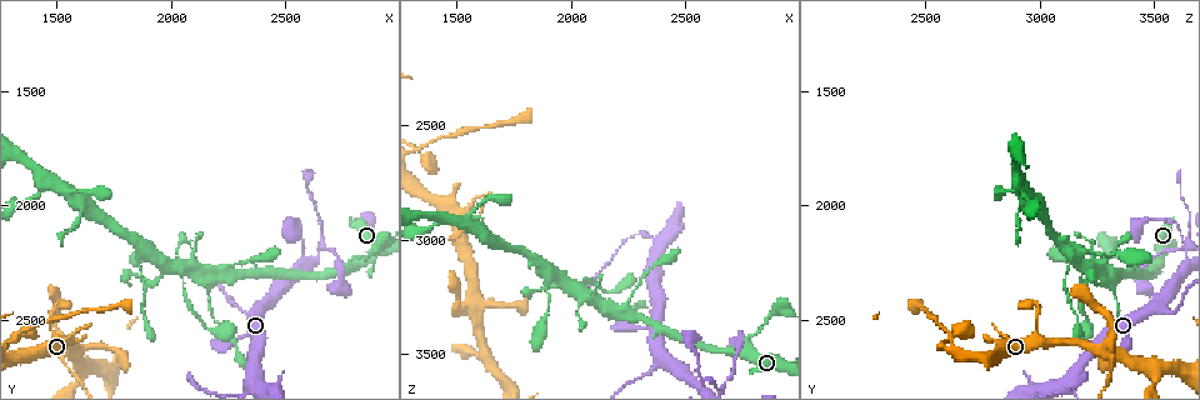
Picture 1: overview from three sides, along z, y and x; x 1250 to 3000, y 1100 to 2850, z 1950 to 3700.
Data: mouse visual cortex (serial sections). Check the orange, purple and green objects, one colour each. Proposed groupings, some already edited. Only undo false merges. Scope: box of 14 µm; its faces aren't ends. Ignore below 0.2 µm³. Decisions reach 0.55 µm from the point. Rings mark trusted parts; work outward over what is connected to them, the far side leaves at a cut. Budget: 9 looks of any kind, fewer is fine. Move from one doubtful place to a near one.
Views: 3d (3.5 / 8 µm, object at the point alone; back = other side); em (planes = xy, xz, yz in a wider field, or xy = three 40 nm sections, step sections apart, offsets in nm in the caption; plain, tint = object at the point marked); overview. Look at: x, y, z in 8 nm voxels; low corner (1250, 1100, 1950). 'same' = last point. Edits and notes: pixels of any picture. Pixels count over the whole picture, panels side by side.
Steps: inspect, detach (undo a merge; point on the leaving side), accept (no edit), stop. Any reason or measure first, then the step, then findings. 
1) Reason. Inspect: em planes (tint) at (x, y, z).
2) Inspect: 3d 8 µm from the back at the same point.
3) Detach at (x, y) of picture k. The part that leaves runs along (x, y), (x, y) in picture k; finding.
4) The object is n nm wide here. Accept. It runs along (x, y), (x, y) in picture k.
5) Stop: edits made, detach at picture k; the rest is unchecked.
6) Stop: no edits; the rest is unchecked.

Inspect: 3d 3.5 µm at (1540, 2610, 3290).

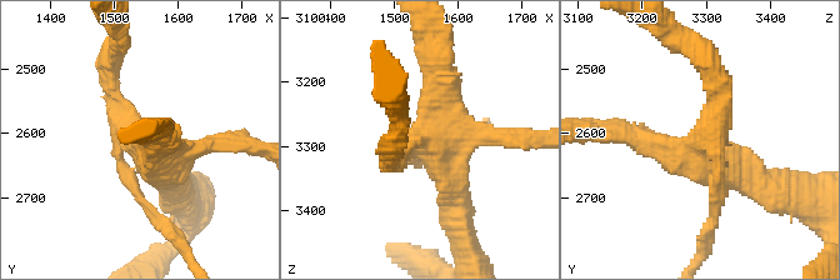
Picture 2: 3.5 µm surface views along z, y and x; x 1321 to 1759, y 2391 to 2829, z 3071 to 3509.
Shape alone is not enough. Inspect: em xy step 2 (tint) at (1535, 2605, 3290).

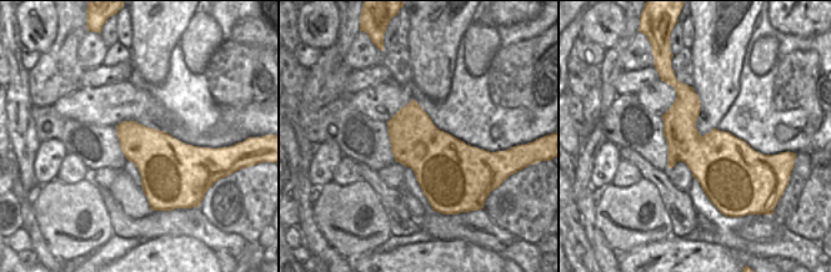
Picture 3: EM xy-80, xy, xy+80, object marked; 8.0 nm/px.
Accept. All the same cell.

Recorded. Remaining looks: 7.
Two arms in line, one across. Inspect: 3d 3.5 µm at (1630, 2710, 3490).

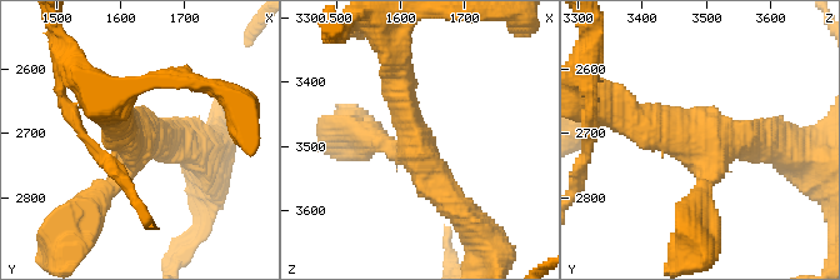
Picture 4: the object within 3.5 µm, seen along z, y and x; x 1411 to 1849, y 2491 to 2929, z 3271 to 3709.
3 arms meet here; the arms are 250, 400, 450 nm wide; shape alone is not enough. Inspect: em xy step 1 (tint) at (1625, 2715, 3495).

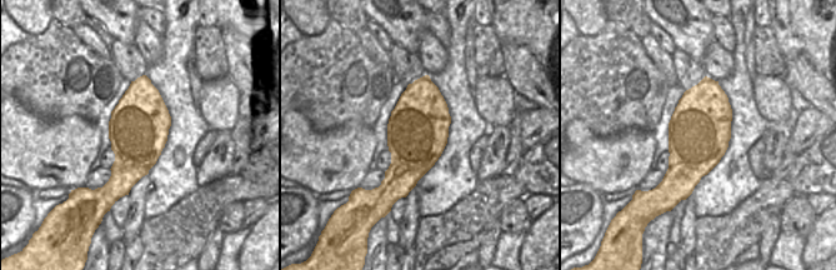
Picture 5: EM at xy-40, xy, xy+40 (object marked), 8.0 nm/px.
The object is 500 nm wide here. Accept. It runs along (398, 70), (416, 154), (463, 211) in picture 4; continuous, no second cell.

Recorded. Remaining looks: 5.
Sudden change in width. Inspect: 3d 3.5 µm at (2790, 2270, 3500).

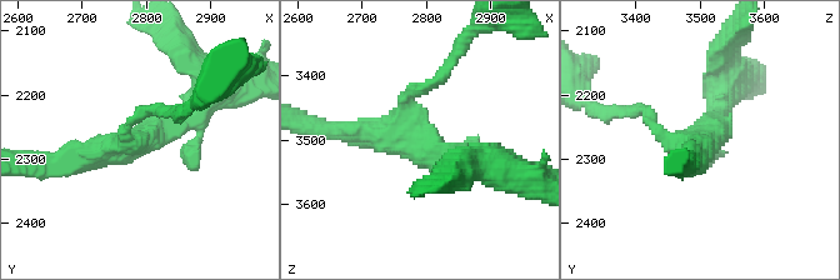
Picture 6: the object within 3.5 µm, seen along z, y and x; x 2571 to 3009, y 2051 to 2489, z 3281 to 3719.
3 arms meet here; the arms are 150, 300, 350 nm wide; shape alone is not enough. Inspect: em xy step 5 (tint) at (2785, 2270, 3510).

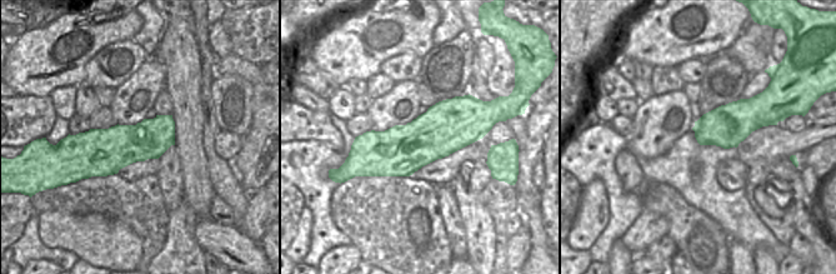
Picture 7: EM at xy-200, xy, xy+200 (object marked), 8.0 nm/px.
Accept. It runs along (204, 99), (139, 141), (58, 160) in picture 6; continuous, no second cell.

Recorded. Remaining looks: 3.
Three-way junction. Inspect: 3d 3.5 µm at (2400, 2450, 3510).

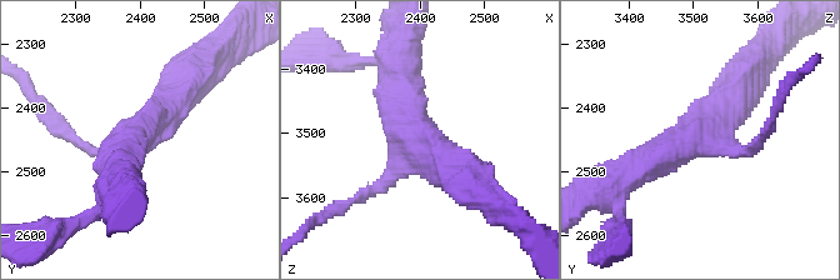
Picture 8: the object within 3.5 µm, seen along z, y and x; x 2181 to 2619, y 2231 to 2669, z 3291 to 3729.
3 arms meet here; the arms are 200, 400, 450 nm wide. Inspect: em xy step 2 (tint) at (2405, 2435, 3510).

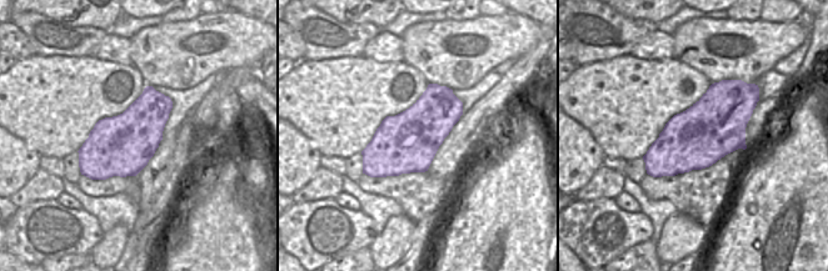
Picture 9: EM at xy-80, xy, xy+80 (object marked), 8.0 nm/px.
Another direction. Inspect: em xy step 3 (tint) at the same point.

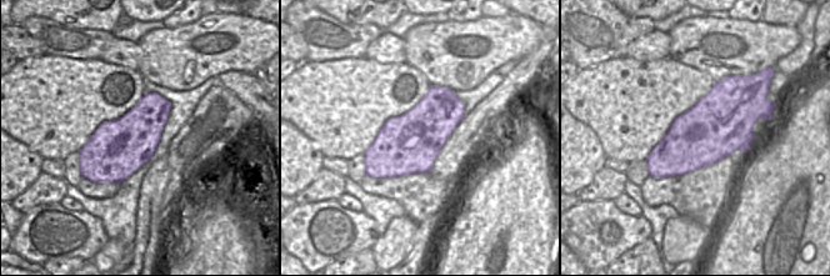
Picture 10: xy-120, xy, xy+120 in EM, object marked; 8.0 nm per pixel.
The object is 480 nm wide here. Accept. It runs along (634, 169), (701, 134), (743, 76) in picture 8; all the same cell.

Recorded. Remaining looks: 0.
Stop: no edits; the rest is unchecked.

